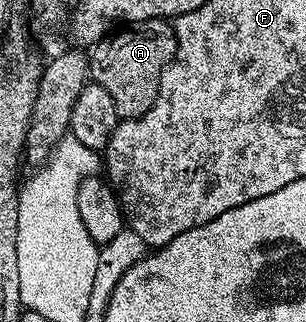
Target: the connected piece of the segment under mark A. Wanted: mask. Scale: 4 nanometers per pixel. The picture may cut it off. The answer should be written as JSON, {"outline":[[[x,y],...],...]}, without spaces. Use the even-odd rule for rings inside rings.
{"outline":[[[146,19],[116,30],[89,51],[89,75],[113,97],[120,120],[139,119],[157,101],[161,73],[173,61],[177,41],[174,26],[166,19]]]}

